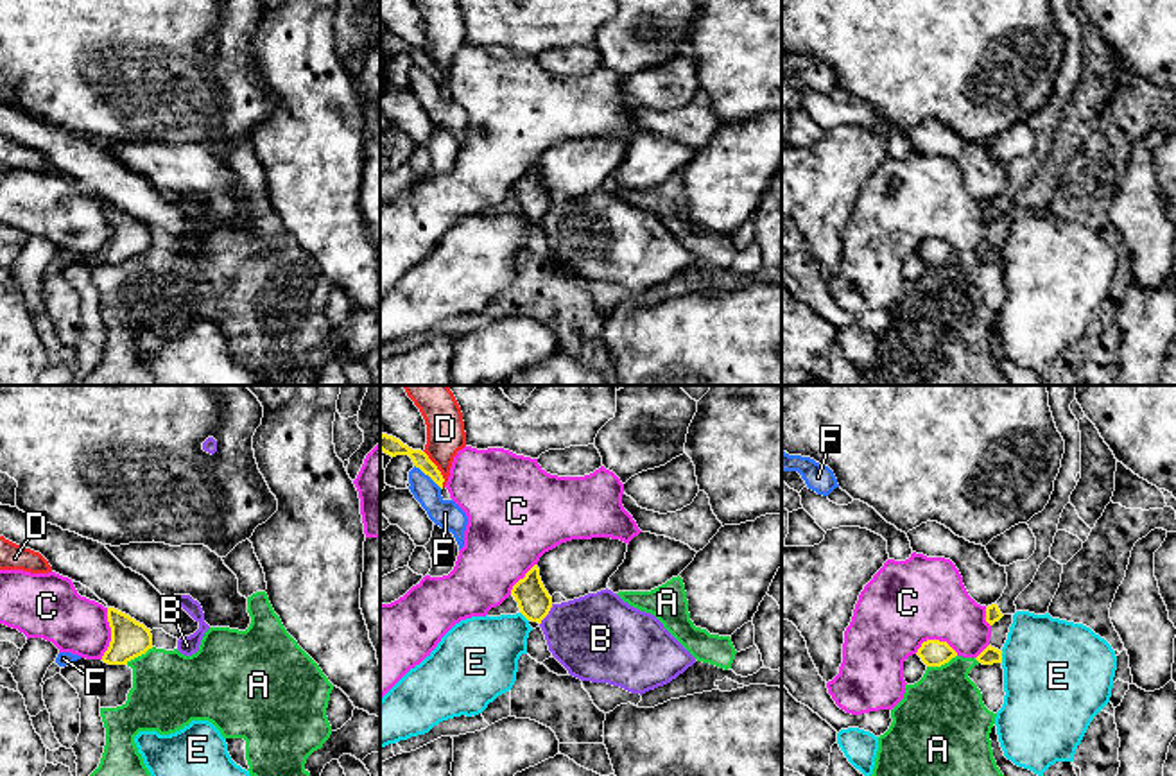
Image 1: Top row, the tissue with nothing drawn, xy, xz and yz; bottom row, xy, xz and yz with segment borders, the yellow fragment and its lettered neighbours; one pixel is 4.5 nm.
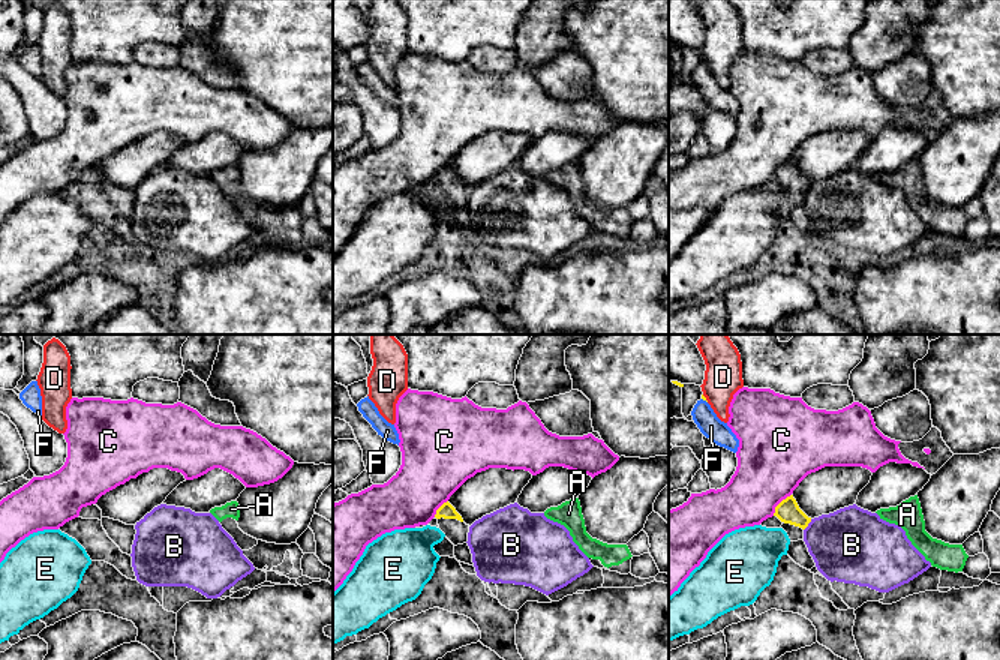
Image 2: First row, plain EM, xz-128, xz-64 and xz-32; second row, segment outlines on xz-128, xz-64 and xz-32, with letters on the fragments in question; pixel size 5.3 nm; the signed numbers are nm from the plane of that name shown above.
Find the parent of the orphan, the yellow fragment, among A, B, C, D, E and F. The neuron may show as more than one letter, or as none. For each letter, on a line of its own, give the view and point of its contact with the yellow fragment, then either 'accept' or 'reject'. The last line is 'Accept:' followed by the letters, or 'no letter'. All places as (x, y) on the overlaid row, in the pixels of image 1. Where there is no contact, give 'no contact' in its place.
A: contact yz (942, 663); reject
B: contact xz (547, 613); reject
C: contact xy (112, 633); reject
D: contact xz (436, 468); reject
E: contact yz (1001, 656); reject
F: contact xz (429, 475); reject
Accept: no letter

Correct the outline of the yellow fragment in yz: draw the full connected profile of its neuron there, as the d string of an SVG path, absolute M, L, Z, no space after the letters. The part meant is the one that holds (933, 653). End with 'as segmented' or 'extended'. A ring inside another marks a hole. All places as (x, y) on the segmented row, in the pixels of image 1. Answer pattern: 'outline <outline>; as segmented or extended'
outline M939 640L923 642L916 654L927 667L941 667L957 656L947 642Z; as segmented

